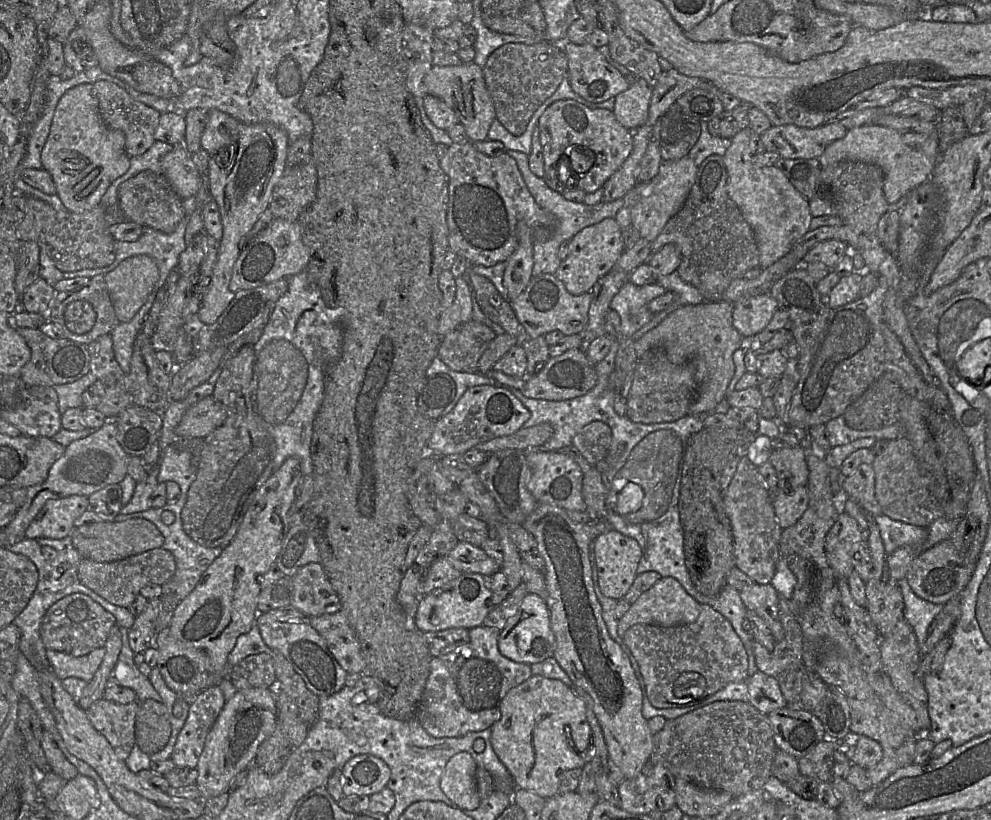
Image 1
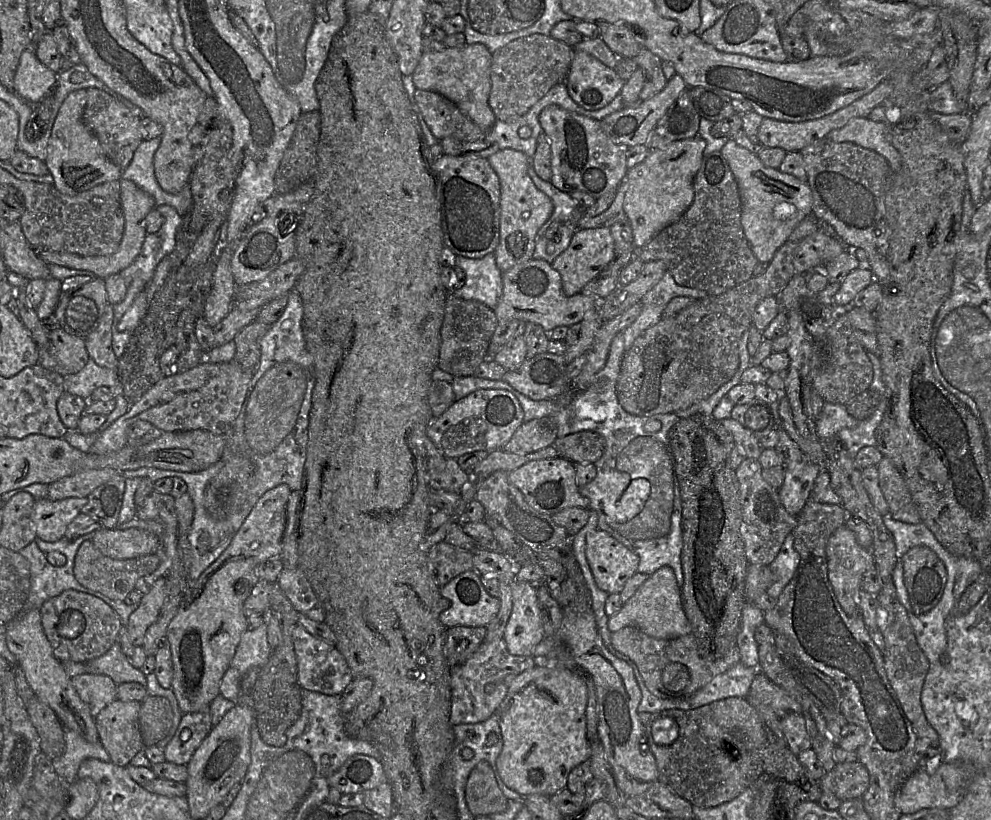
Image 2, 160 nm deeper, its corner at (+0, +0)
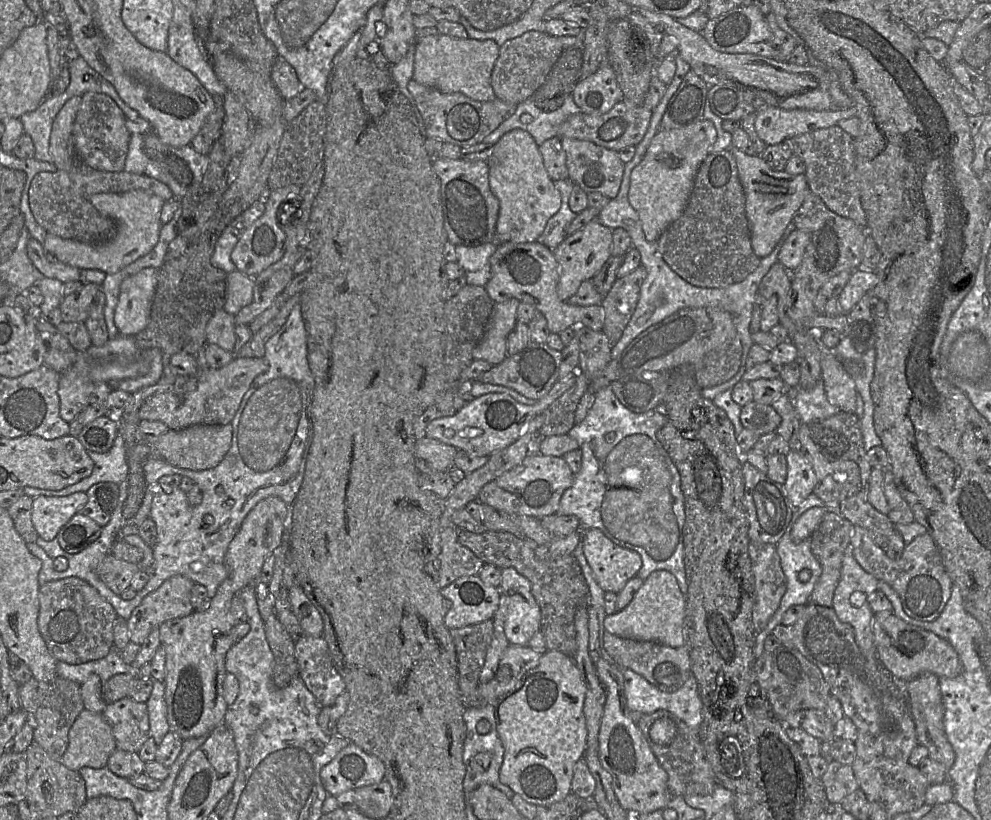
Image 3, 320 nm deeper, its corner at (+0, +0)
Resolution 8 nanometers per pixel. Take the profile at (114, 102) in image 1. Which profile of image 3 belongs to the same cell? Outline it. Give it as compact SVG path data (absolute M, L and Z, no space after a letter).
M87 92L82 96L80 109L72 129L74 148L83 165L107 172L124 170L131 133L126 127L126 116L108 95Z

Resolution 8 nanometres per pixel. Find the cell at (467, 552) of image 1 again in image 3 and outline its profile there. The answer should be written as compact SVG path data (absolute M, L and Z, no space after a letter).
M514 568L501 569L500 595L507 597L507 614L504 622L504 635L510 645L528 646L528 642L541 631L541 611L531 592L530 582Z

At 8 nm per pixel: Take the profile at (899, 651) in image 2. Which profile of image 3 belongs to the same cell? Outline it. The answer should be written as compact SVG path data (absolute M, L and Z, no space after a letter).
M924 673L904 683L904 688L908 707L915 724L917 745L926 747L928 756L949 770L955 761L955 752L945 733L944 706L939 687L939 677L932 673Z

